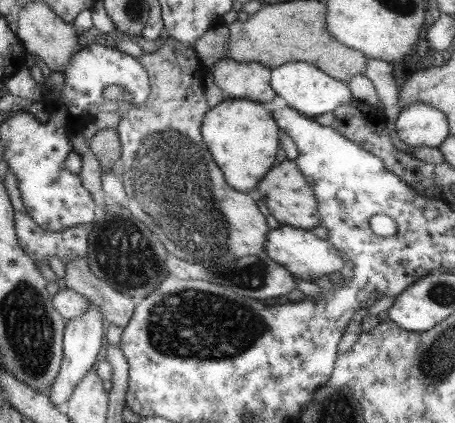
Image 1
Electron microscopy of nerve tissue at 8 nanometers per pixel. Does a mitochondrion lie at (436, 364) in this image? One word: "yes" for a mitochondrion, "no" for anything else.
yes

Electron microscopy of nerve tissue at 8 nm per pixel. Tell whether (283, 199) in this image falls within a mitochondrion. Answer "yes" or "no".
no

